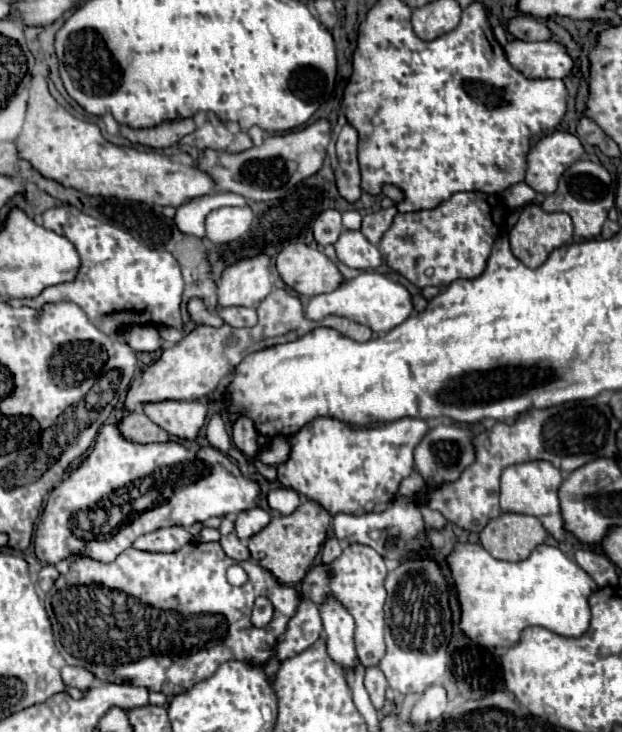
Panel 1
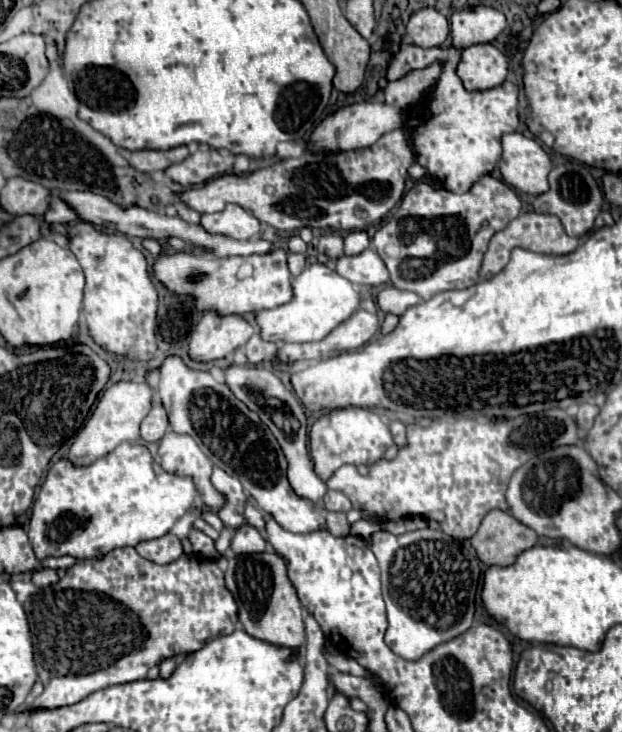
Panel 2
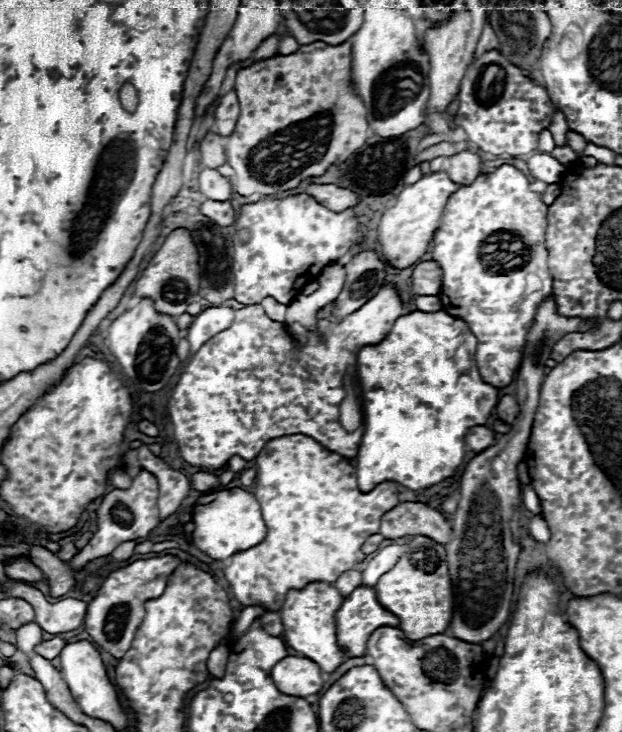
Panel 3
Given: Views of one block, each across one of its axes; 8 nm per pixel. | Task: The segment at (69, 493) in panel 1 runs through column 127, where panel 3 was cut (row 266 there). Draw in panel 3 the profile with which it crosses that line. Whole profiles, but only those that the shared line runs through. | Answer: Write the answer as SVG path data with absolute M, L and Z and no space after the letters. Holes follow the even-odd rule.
M502 164L492 174L478 176L470 186L462 186L448 198L442 214L442 226L432 238L430 258L442 268L440 294L448 296L440 298L442 306L450 316L462 318L478 338L478 374L482 382L496 388L504 388L514 380L522 362L526 336L536 318L536 310L552 294L548 248L544 244L546 210L548 206L542 202L542 194L530 190L530 180L512 164Z

